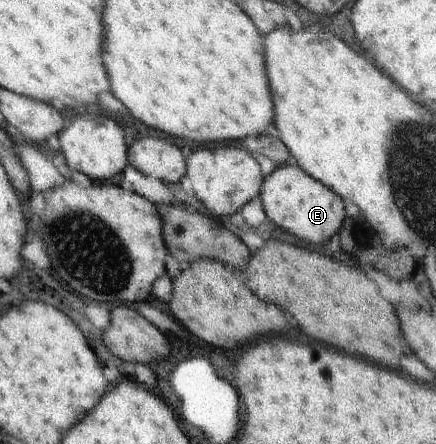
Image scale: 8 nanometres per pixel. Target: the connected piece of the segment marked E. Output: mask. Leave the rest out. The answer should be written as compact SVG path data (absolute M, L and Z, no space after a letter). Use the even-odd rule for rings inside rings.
M298 164L278 165L263 179L259 196L263 200L266 216L283 230L311 244L327 242L341 228L341 224L345 224L343 200L333 190L321 184L320 180L309 176Z

